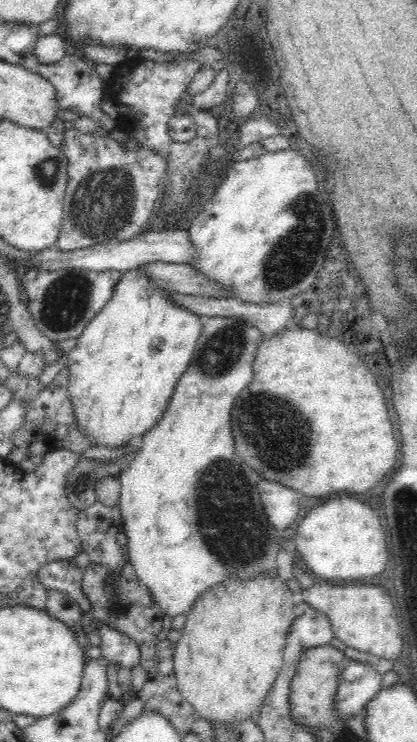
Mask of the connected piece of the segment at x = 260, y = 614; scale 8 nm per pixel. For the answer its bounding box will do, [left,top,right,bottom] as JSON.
[173,572,298,724]

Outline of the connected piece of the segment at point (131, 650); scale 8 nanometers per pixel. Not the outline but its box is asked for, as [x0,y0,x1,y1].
[98,627,140,668]

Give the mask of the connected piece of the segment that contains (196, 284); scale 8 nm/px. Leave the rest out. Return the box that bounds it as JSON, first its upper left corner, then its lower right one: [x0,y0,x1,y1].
[140,262,230,299]

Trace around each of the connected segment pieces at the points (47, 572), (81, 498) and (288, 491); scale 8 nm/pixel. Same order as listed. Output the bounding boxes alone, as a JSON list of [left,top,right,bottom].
[[36,558,90,614],[66,455,129,511],[258,480,300,528]]

